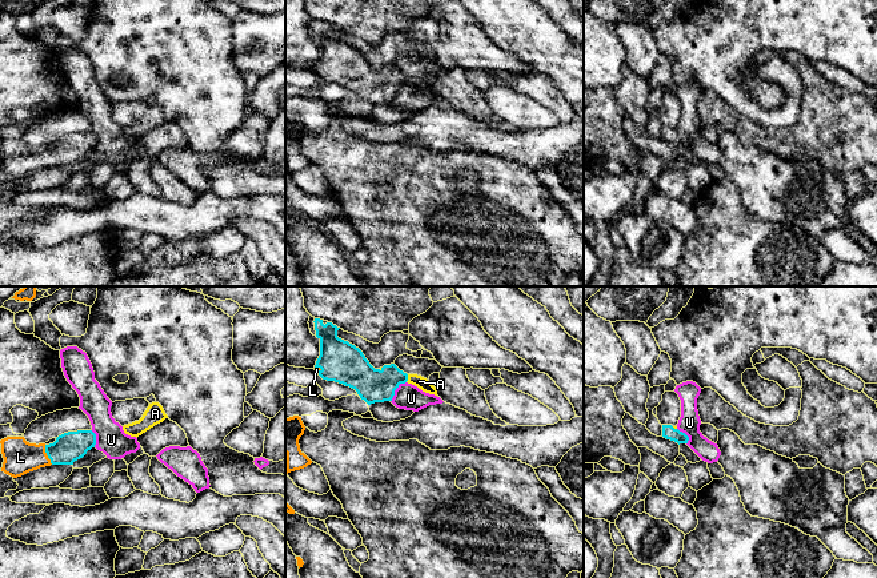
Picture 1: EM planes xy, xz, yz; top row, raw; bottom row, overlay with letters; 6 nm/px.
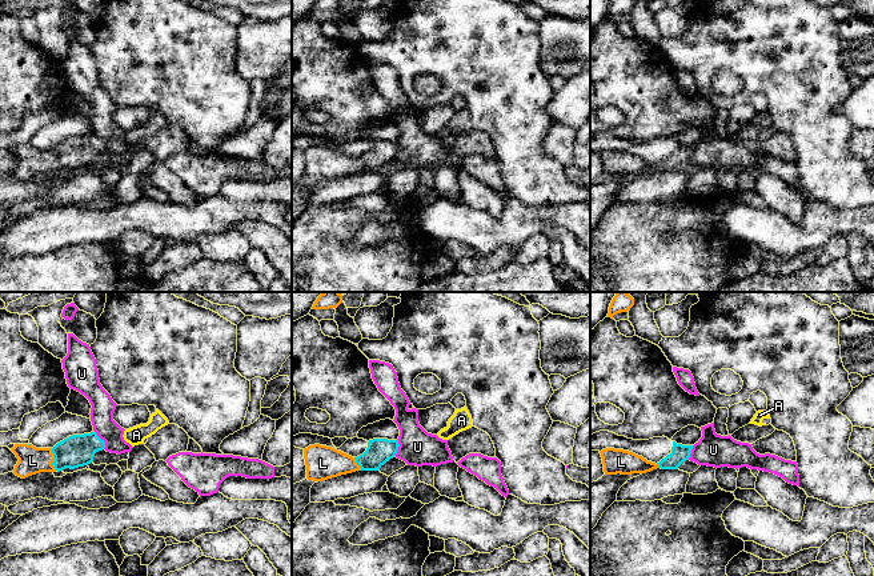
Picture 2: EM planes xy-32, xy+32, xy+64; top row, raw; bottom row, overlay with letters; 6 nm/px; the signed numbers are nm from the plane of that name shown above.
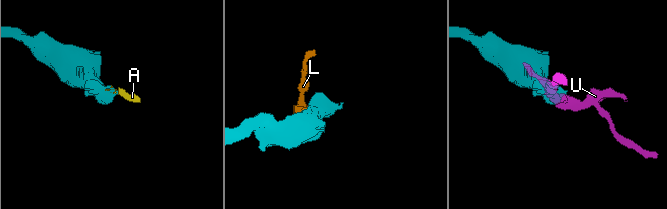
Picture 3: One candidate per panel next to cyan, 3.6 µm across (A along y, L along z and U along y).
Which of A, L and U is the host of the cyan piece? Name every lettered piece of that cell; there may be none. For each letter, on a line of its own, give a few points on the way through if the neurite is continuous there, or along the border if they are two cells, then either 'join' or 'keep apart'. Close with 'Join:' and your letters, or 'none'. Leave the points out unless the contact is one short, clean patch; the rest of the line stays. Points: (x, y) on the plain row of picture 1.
A: way xz (373, 87), (387, 80), (407, 80), (419, 83); join
L: way xy (69, 148), (63, 153), (47, 156), (20, 159); join
U: border xz (405, 83), (395, 92), (391, 103); keep apart
Join: A, L

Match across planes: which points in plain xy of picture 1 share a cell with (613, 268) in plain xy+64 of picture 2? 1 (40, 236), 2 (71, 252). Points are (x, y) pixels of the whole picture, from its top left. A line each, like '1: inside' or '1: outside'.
1: outside
2: inside

